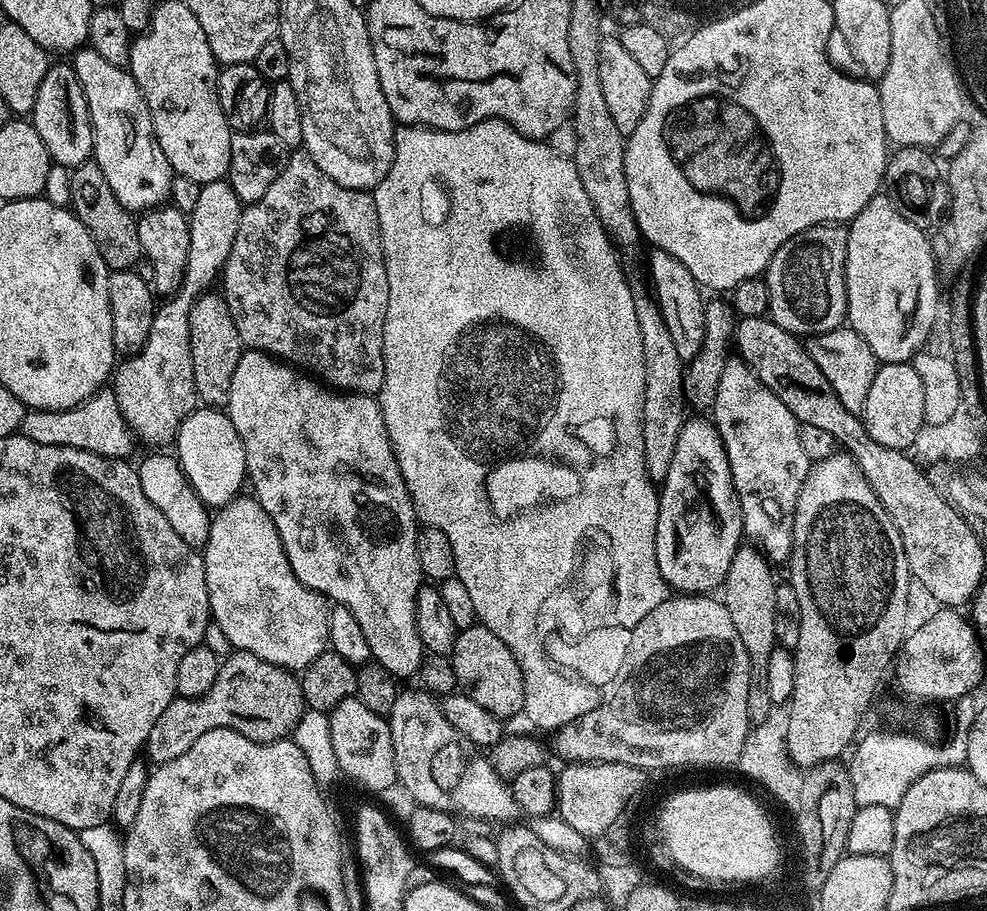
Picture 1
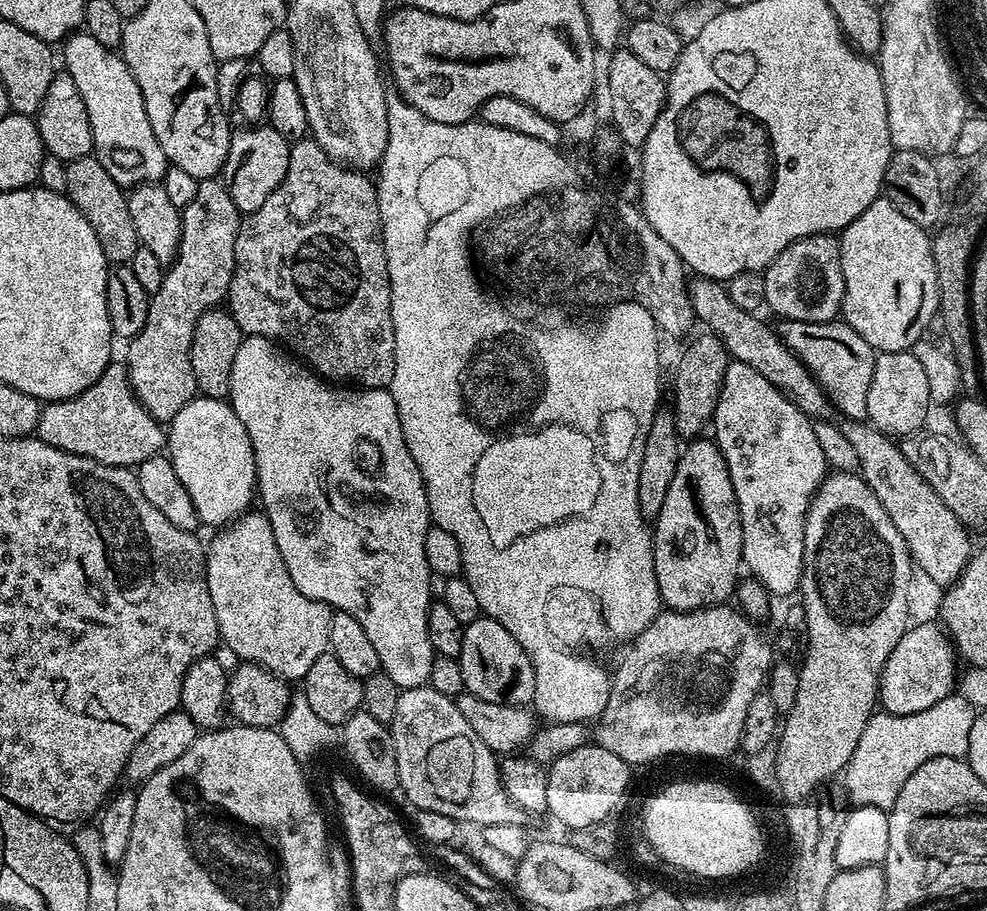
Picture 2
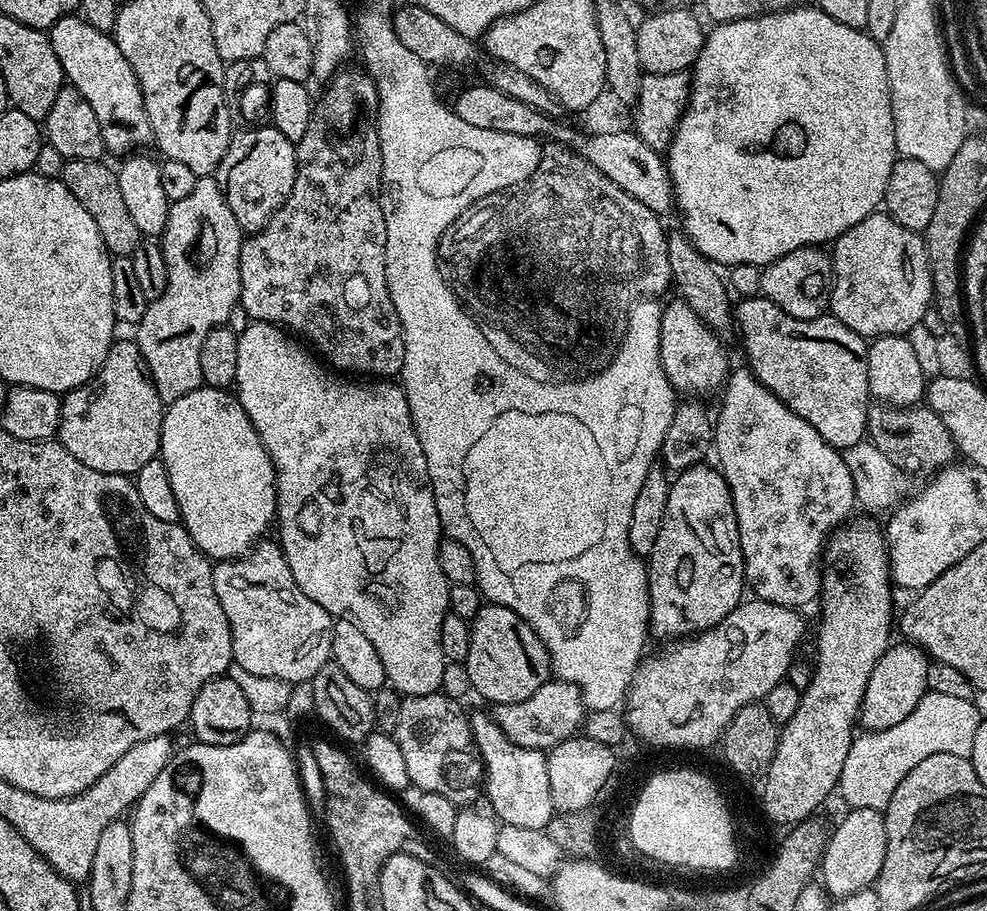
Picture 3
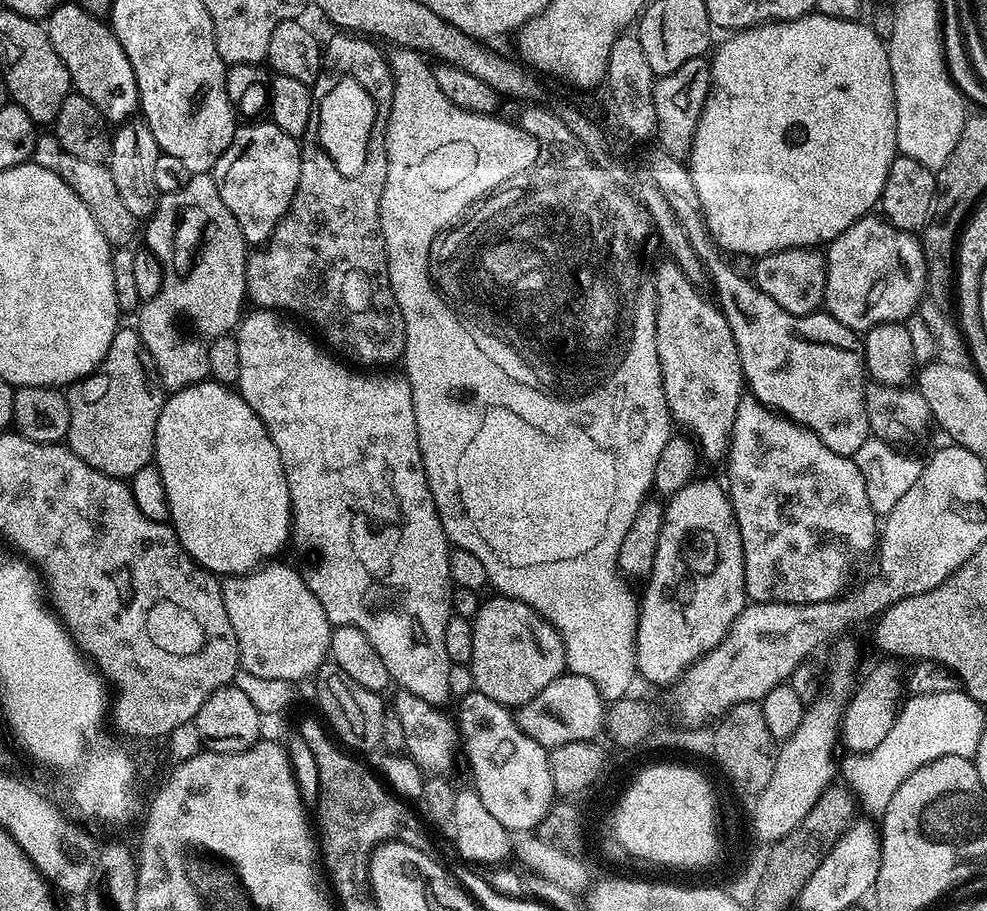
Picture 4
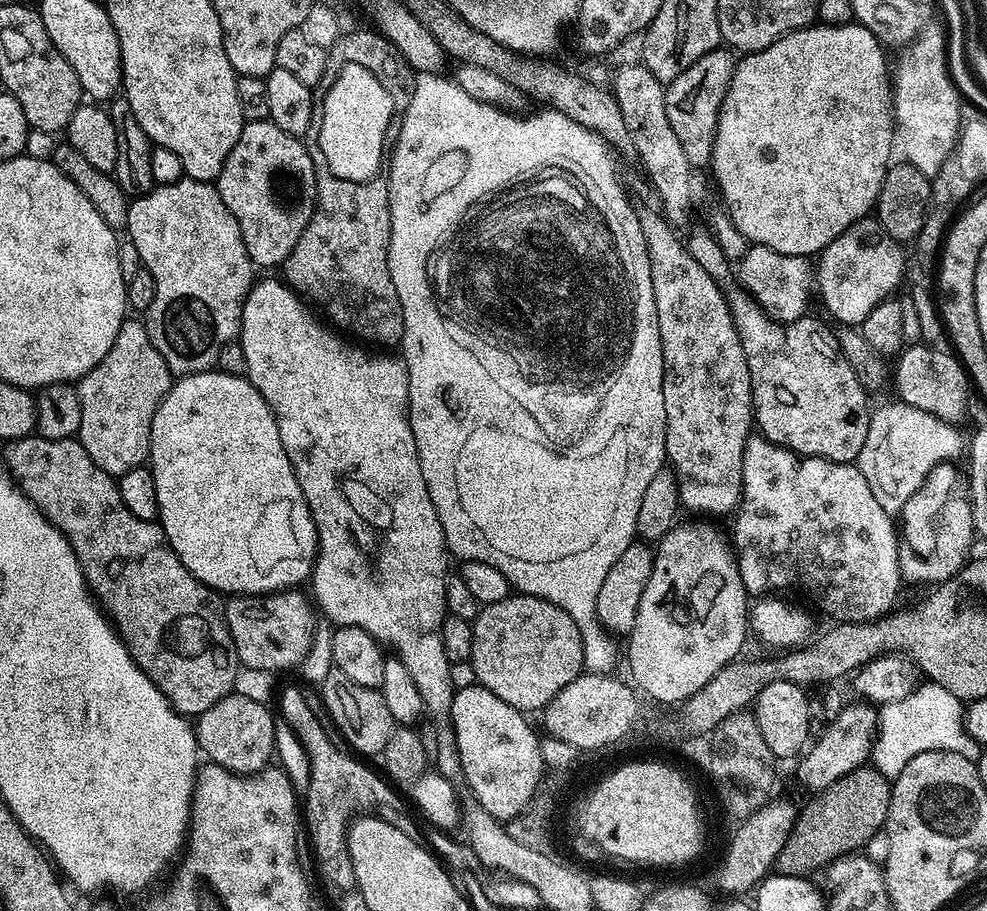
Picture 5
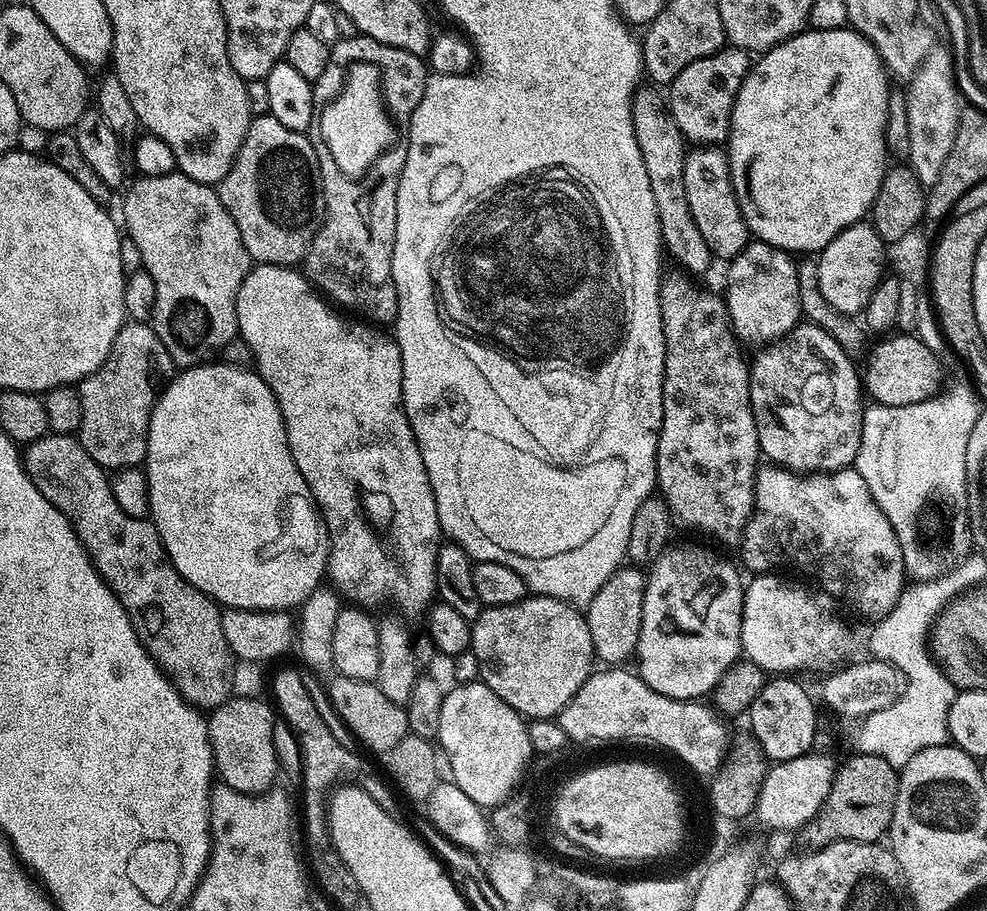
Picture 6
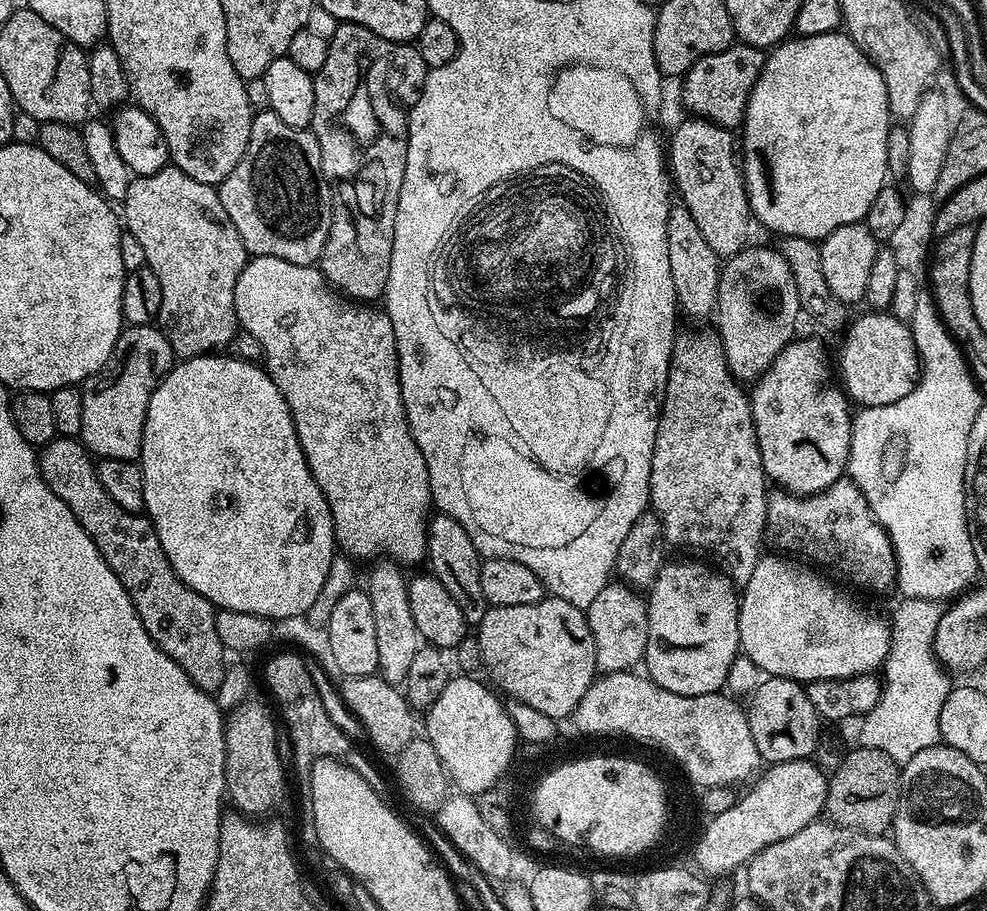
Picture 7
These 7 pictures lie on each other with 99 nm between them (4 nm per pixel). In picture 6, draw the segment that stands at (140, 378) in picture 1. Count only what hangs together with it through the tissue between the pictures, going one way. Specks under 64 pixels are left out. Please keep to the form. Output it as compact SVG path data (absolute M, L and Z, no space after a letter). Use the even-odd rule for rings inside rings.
M177 170L170 174L162 174L161 176L140 176L132 185L127 185L128 193L124 196L124 224L126 236L134 240L138 251L141 254L141 262L143 271L149 272L156 283L156 297L154 298L154 310L152 311L152 319L150 321L154 331L158 334L158 338L162 342L162 346L166 346L166 350L170 354L173 365L179 366L181 369L199 366L205 362L211 361L215 354L223 353L226 342L237 339L238 329L236 326L236 295L242 286L242 282L246 278L248 269L253 267L254 262L250 258L250 254L246 250L246 246L242 246L242 234L238 234L238 226L234 226L234 218L230 218L230 214L226 210L226 206L222 206L219 191L211 184L203 184L194 178L185 176L183 172Z

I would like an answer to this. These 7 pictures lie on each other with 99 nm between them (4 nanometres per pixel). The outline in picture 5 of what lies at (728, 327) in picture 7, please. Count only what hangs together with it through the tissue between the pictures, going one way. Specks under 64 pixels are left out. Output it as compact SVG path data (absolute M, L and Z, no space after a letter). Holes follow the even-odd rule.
M752 244L748 253L738 261L738 283L759 302L767 316L789 324L806 315L808 299L814 296L814 268L808 264L811 264L809 257L782 254L764 244Z

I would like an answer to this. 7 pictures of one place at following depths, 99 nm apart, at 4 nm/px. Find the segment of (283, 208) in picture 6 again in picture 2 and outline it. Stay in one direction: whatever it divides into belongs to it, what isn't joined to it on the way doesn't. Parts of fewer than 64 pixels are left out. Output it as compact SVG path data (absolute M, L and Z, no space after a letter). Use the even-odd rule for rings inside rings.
M244 126L233 131L228 157L224 163L222 183L228 189L234 206L247 214L258 210L286 178L290 166L290 142L270 126Z

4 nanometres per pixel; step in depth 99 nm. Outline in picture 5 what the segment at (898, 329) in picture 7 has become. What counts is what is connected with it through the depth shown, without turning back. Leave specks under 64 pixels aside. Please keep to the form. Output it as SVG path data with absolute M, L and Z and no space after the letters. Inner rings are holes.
M923 342L905 347L899 353L894 364L894 388L904 400L903 403L910 408L926 410L934 414L939 420L945 420L947 424L959 425L959 420L968 412L968 392L970 393L970 381L968 373L964 370L964 365L951 351L943 347L931 347Z

